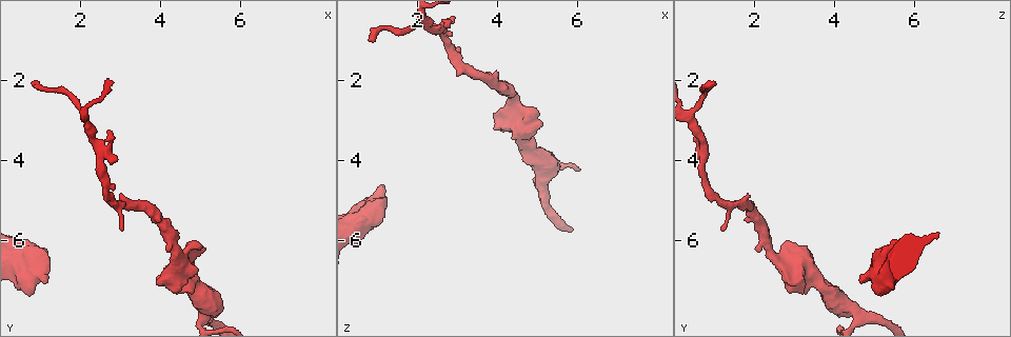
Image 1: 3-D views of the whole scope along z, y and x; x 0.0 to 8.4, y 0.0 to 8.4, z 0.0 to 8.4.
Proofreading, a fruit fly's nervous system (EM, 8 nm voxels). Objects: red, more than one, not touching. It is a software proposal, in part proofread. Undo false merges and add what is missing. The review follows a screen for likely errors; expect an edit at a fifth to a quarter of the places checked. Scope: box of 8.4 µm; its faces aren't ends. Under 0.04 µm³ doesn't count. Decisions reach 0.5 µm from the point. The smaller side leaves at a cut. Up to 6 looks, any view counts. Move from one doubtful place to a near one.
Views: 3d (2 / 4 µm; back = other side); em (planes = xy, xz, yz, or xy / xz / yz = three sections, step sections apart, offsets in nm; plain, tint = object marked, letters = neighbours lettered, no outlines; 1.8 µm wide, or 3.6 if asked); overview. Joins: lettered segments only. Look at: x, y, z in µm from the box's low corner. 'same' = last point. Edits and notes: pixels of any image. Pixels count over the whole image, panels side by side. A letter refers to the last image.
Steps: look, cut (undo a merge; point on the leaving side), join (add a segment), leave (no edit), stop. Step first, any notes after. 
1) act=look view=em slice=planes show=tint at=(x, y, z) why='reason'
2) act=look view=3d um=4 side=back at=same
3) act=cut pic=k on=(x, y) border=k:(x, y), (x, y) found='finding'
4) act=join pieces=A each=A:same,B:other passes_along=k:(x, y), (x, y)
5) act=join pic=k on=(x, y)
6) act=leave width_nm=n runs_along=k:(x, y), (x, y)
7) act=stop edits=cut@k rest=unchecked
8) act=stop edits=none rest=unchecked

act=look view=3d um=2 at=(0.75, 2.10, 1.05) why='an open end'

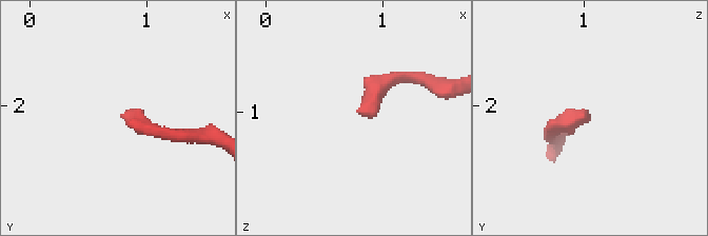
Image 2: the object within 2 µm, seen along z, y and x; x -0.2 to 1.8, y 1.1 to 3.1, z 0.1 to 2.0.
act=look view=em slice=planes show=letters at=(0.80, 2.10, 1.04) why='need the tissue'

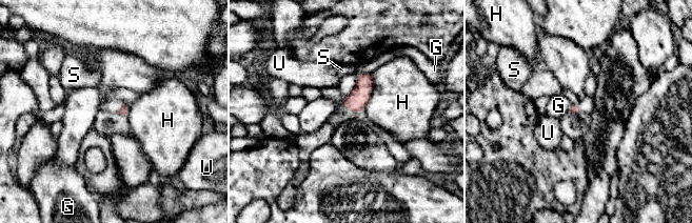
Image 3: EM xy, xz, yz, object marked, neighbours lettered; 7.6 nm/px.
act=leave longest_contact=H:280nm each=G:other,H:other,S:other,U:other border=3:(572, 103), (576, 104) found='no lettered segment goes on from it'

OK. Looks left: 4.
act=look view=3d um=2 at=(2.70, 3.25, 0.65) why='an open end'

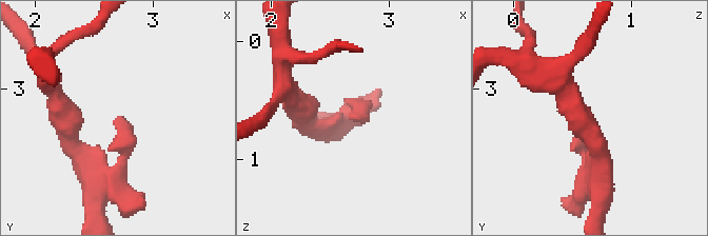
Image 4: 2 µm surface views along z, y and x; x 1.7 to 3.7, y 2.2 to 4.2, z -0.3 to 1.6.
act=look view=em um=3.6 slice=xz step=16 show=letters at=(2.72, 3.26, 0.64)

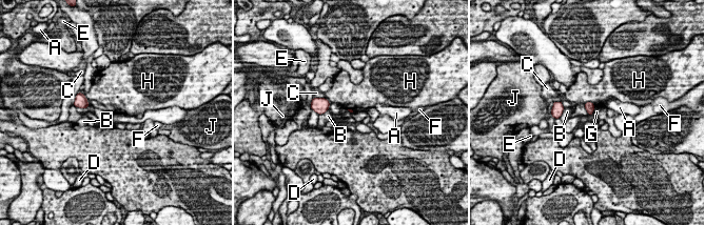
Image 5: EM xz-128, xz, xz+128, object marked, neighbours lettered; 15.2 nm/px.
act=leave each=A:other,B:other,C:other,D:other,E:other,F:other,G:other,H:other,J:other found='no lettered segment goes on from it'

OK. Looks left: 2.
act=look view=em slice=xz step=16 show=plain at=(4.50, 6.70, 3.15) why='a narrow waist'

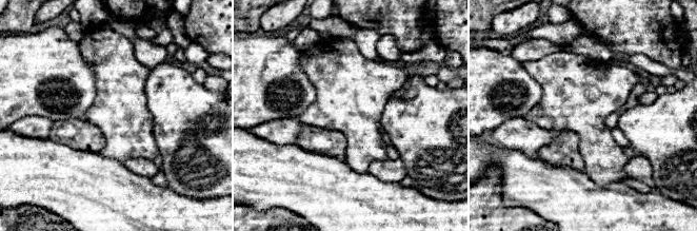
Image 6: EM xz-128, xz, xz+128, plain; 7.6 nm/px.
act=look view=em slice=xz step=16 show=letters at=same

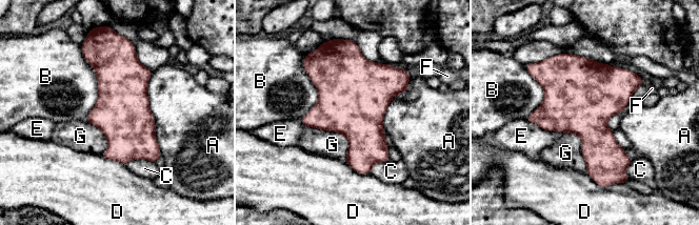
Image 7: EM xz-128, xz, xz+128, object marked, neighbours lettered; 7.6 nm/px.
act=leave each=A:other,B:other,C:other,D:other,E:other,F:other,G:other border=7:(304, 125), (342, 134), (345, 160) found='continuous, no second neuron'

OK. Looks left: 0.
act=stop edits=none rest=unchecked

